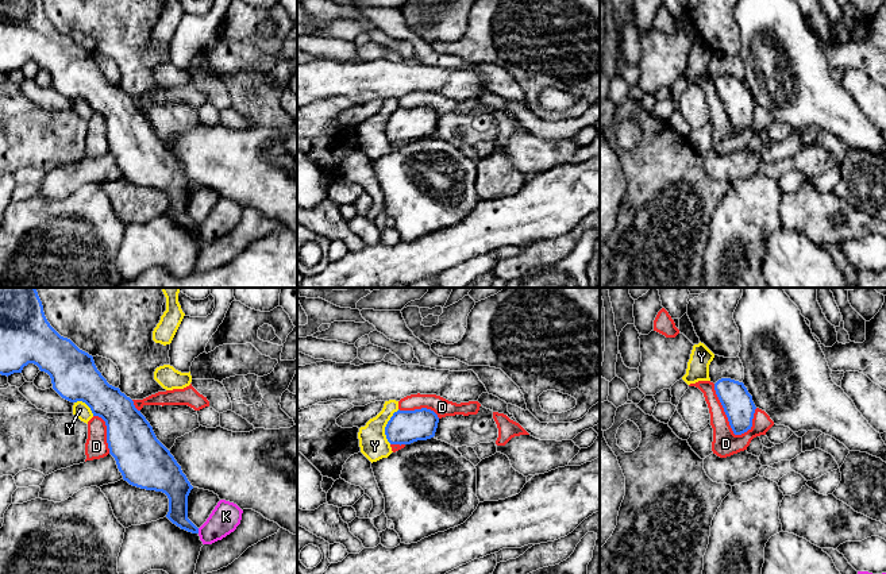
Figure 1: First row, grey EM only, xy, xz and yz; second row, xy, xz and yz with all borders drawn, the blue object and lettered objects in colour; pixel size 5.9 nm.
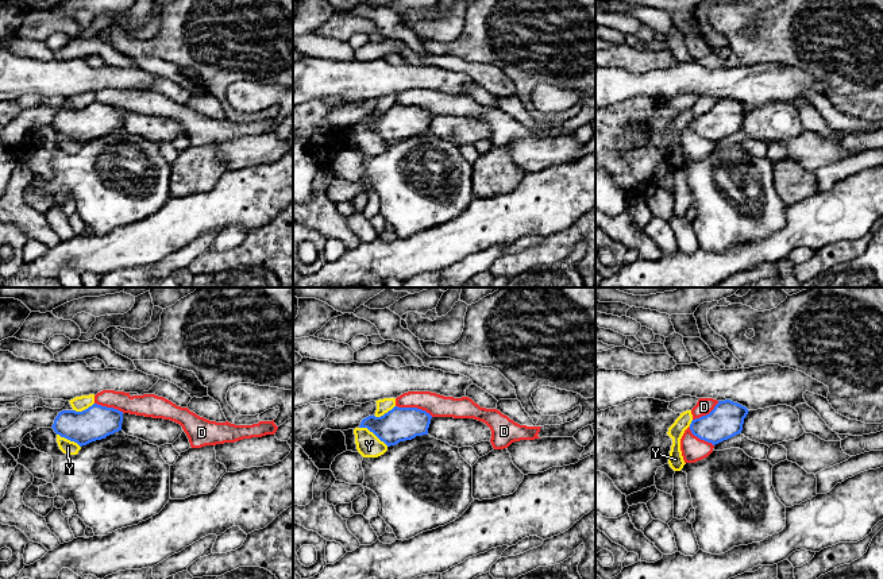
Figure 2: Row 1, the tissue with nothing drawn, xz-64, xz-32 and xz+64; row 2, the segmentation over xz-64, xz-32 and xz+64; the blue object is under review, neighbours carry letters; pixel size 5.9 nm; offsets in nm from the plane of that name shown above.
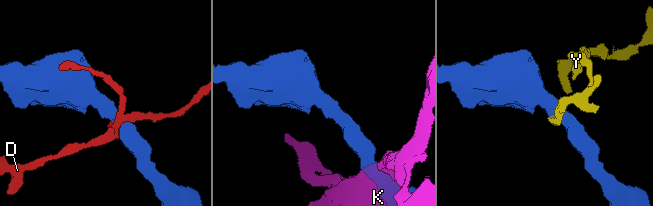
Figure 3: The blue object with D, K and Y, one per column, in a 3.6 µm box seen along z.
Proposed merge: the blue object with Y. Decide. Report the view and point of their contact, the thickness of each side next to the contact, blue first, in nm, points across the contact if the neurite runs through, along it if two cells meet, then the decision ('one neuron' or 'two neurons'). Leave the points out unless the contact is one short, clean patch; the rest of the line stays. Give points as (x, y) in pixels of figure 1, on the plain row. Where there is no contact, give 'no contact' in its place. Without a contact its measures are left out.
xz (386, 123) | 200/170 nm | along xz (399, 107), (385, 124), (385, 135), (389, 141) | two neurons

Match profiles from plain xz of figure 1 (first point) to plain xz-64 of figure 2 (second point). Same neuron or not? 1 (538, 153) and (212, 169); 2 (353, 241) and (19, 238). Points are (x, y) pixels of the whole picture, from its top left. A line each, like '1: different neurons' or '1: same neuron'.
1: different neurons
2: different neurons

